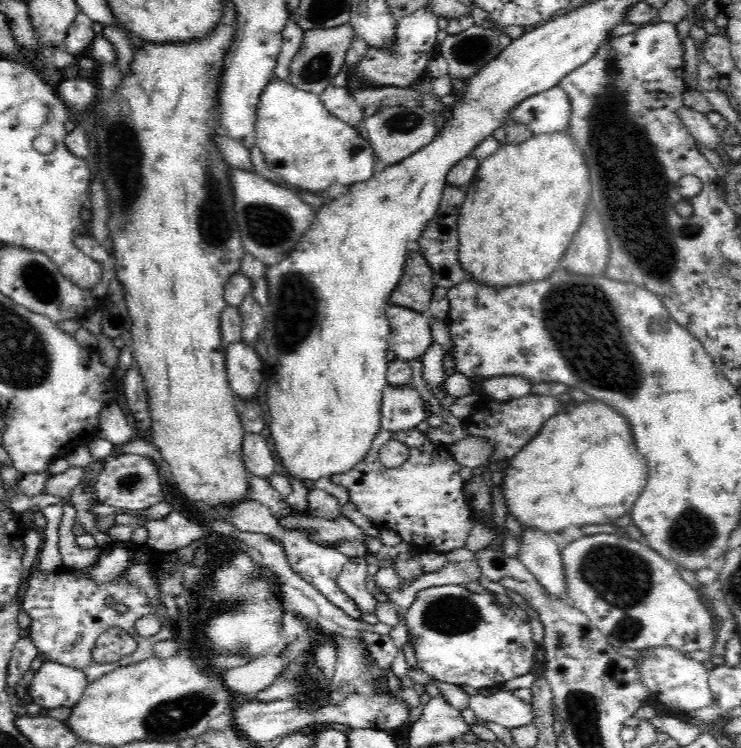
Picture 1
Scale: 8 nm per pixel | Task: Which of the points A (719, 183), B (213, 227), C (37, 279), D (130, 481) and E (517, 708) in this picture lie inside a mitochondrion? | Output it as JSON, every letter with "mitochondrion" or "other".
{"A":"other","B":"mitochondrion","C":"mitochondrion","D":"mitochondrion","E":"other"}

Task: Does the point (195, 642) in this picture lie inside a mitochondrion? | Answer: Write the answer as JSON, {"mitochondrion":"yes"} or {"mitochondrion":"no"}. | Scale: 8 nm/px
{"mitochondrion":"no"}

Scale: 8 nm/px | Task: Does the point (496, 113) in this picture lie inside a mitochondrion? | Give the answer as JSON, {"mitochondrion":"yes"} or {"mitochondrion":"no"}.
{"mitochondrion":"no"}

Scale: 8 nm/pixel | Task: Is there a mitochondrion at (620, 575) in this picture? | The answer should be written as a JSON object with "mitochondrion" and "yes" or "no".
{"mitochondrion":"yes"}

